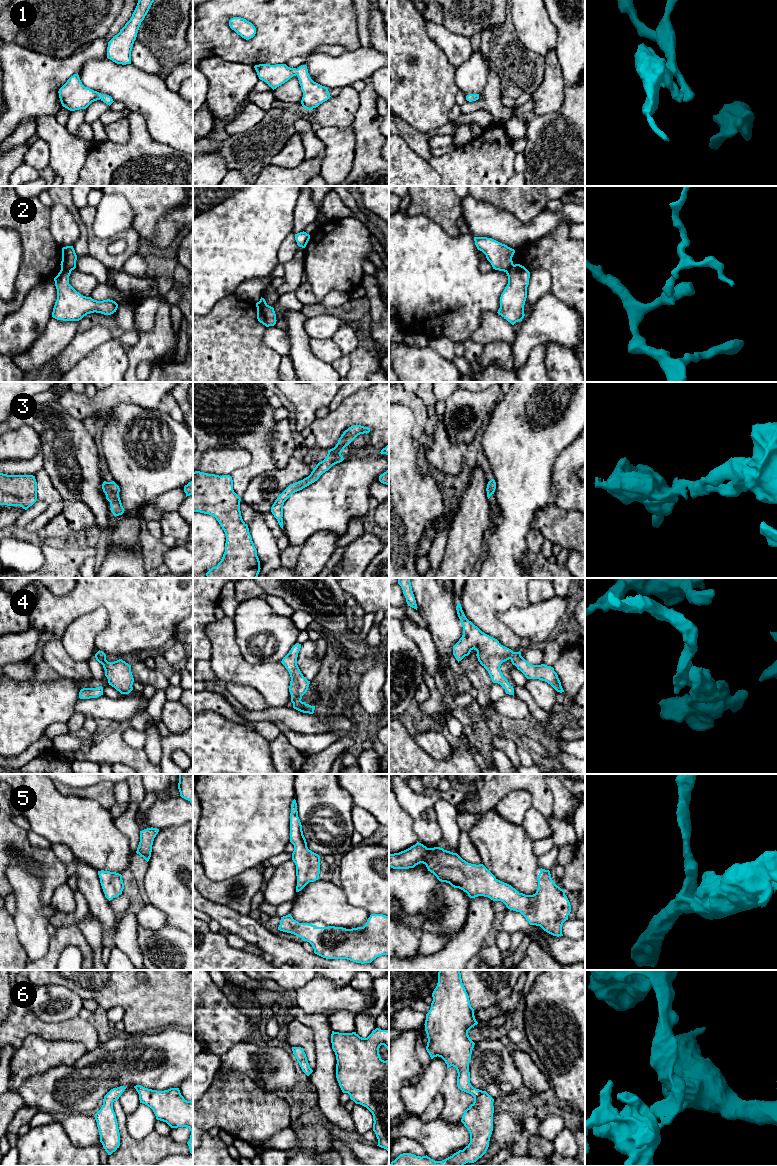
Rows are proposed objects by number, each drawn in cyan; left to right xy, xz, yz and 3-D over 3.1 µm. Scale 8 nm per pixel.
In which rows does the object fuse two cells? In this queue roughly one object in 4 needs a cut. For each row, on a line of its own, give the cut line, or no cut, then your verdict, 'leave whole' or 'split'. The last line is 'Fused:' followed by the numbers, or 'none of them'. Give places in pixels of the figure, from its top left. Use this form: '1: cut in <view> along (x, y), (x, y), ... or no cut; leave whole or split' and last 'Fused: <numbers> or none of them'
1: no cut; leave whole
2: cut in xy along (61, 268), (70, 271); split
3: no cut; leave whole
4: no cut; leave whole
5: no cut; leave whole
6: no cut; leave whole
Fused: 2

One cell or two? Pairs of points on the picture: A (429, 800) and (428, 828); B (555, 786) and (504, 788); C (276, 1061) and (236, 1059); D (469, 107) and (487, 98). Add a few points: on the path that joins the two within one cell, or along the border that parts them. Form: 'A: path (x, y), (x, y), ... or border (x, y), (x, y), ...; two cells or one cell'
A: path (422, 806), (418, 810), (418, 819), (421, 822); one cell
B: border (547, 784), (553, 798), (553, 809); two cells
C: path (266, 1058), (254, 1051), (246, 1055); one cell
D: path (473, 106), (483, 102); one cell

